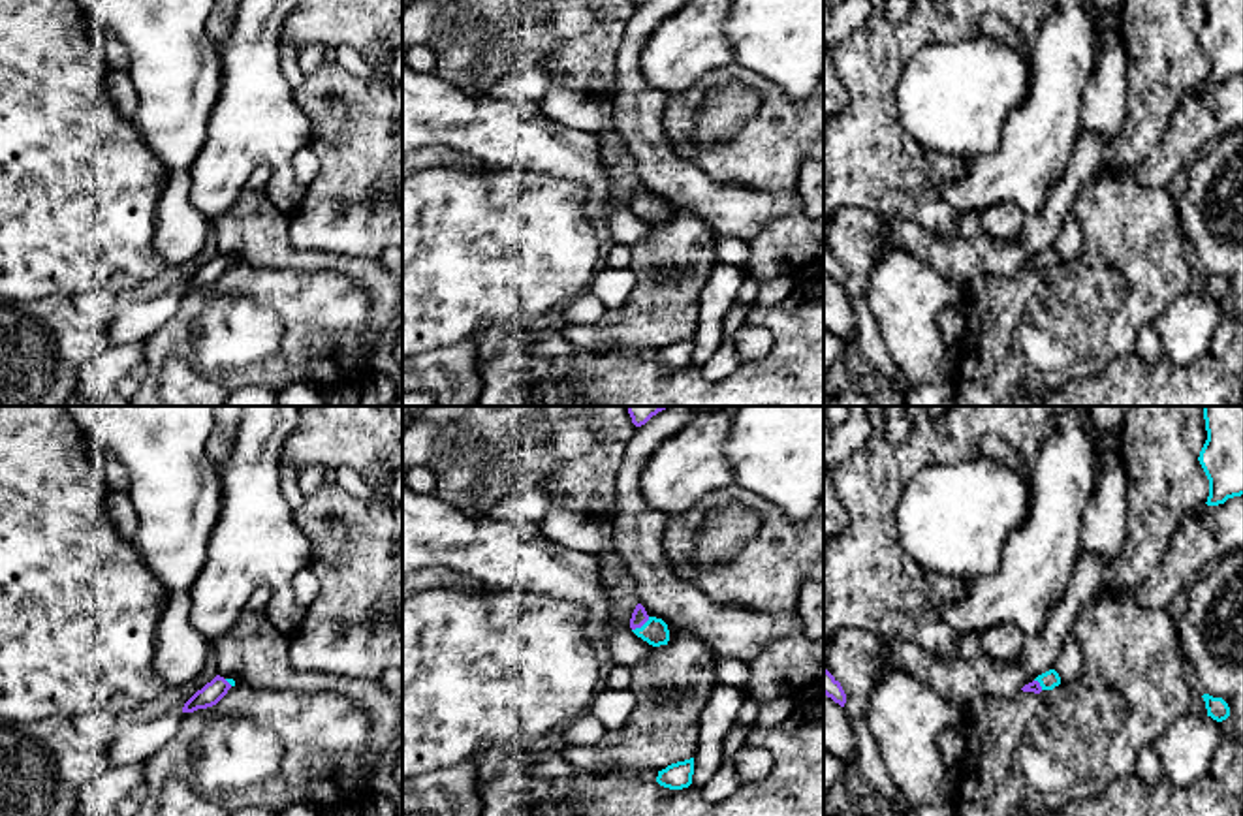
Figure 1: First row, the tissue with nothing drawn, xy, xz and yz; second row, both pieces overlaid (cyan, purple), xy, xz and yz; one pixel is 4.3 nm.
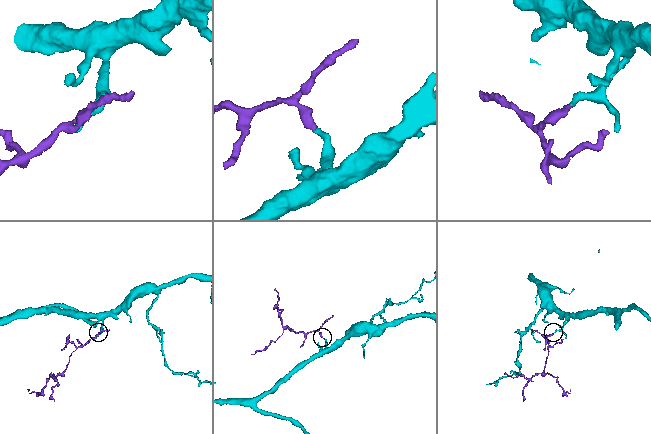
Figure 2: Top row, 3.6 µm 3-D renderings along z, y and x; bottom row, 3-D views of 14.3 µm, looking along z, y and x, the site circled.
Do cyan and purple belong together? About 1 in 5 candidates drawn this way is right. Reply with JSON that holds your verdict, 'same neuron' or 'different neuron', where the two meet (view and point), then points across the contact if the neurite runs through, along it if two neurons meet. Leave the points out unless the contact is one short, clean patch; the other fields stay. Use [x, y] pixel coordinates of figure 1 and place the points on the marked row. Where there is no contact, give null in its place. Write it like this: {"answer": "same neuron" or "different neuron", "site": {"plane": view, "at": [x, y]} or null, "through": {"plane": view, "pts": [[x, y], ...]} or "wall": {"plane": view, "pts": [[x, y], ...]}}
{"answer": "same neuron", "site": {"plane": "xz", "at": [642, 627]}, "through": {"plane": "xz", "pts": [[655, 630], [642, 627], [640, 617]]}}

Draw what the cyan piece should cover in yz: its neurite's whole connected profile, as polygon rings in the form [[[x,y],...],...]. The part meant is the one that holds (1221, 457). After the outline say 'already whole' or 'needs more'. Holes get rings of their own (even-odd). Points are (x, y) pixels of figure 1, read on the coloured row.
[[[1204,406],[1207,440],[1200,464],[1209,479],[1207,506],[1243,494],[1243,406]]] | already whole

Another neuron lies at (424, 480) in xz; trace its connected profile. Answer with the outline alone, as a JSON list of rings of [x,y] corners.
[[[429,466],[410,468],[404,485],[417,494],[436,494],[438,472]]]

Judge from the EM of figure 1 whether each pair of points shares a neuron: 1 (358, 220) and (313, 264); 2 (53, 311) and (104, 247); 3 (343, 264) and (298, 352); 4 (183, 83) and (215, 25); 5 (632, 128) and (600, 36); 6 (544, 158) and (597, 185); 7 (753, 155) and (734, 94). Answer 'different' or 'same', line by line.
1: different
2: different
3: different
4: different
5: different
6: same
7: different

